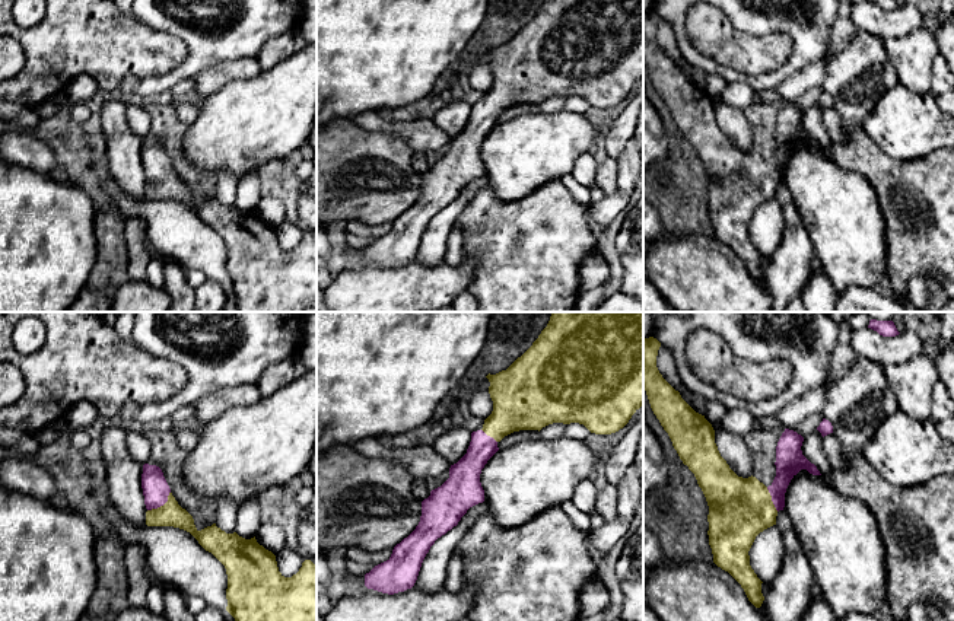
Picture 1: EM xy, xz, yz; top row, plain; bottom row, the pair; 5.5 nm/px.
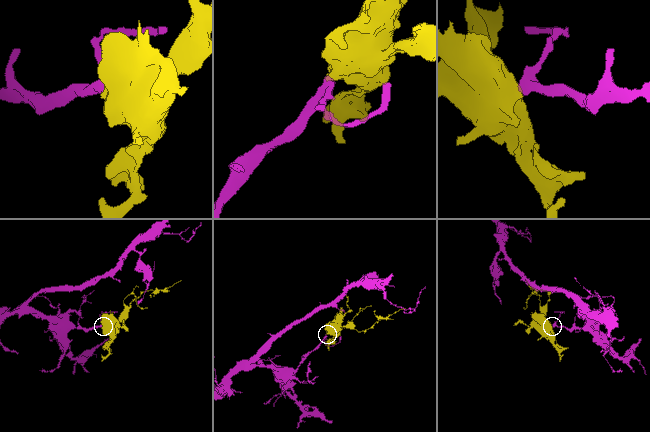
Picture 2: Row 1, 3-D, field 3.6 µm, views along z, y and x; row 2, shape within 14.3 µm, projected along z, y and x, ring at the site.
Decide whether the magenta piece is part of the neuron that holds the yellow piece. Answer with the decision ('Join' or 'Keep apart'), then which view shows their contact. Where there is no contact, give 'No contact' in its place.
Join. Touches yellow in xy

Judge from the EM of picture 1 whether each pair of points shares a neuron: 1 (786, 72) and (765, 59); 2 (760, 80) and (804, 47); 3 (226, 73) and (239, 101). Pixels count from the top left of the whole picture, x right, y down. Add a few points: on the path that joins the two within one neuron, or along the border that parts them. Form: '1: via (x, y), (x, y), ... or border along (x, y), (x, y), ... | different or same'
1: border along (789, 37), (791, 54), (776, 69), (746, 75) | different
2: via (772, 79), (779, 76), (797, 59) | same
3: border along (260, 70), (254, 76), (229, 80), (204, 101) | different

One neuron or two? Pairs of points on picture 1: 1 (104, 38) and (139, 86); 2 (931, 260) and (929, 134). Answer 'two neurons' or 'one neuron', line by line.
1: two neurons
2: two neurons

